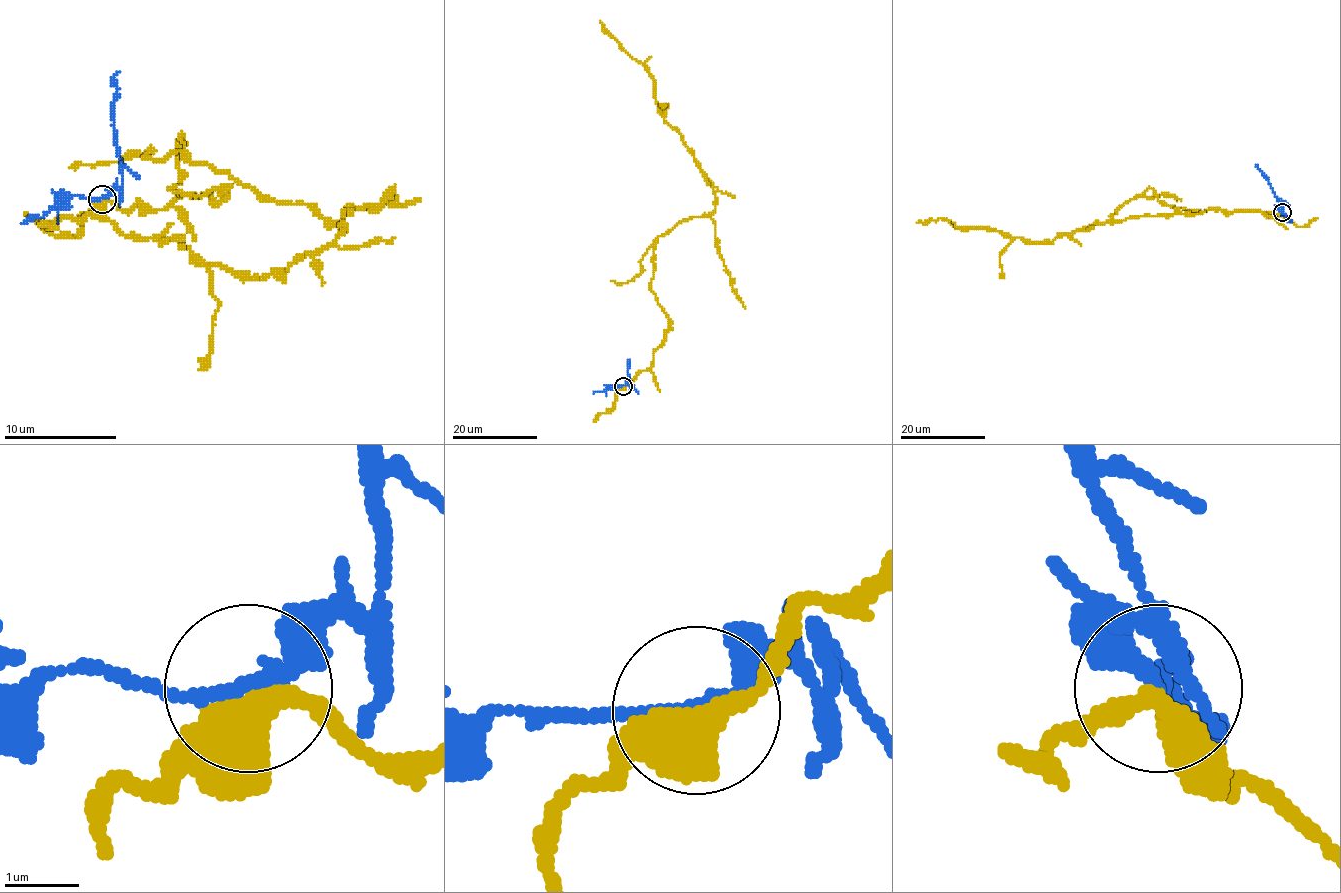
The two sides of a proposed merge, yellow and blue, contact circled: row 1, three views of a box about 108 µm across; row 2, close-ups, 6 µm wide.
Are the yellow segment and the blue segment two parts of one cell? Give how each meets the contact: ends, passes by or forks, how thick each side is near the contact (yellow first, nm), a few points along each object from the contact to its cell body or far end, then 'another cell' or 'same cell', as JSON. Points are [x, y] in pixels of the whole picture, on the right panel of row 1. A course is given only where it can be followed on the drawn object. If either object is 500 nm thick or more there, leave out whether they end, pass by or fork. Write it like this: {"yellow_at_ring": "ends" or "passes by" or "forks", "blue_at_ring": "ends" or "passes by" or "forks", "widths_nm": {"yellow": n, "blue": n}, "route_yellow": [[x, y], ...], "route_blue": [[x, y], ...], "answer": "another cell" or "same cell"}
{"yellow_at_ring": "passes by", "blue_at_ring": "passes by", "widths_nm": {"yellow": 360, "blue": 200}, "route_yellow": [[1282, 212], [1190, 211], [1163, 205], [1150, 187], [1109, 221], [1050, 242], [955, 227], [942, 218], [917, 222]], "route_blue": [[1282, 212], [1279, 199], [1268, 178], [1255, 164]], "answer": "another cell"}

